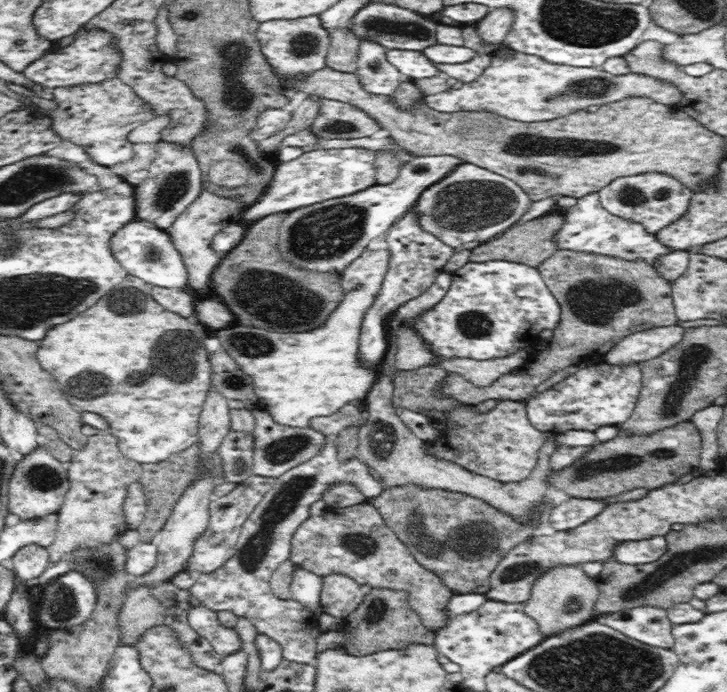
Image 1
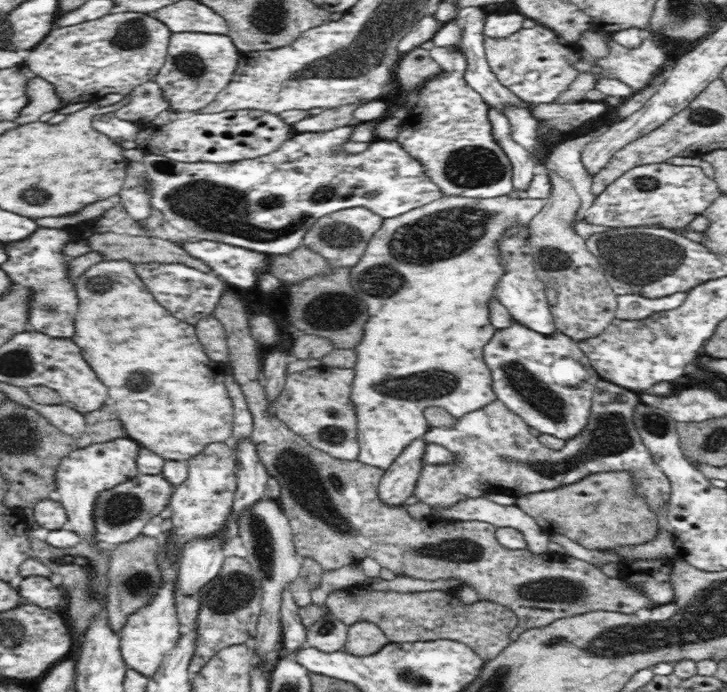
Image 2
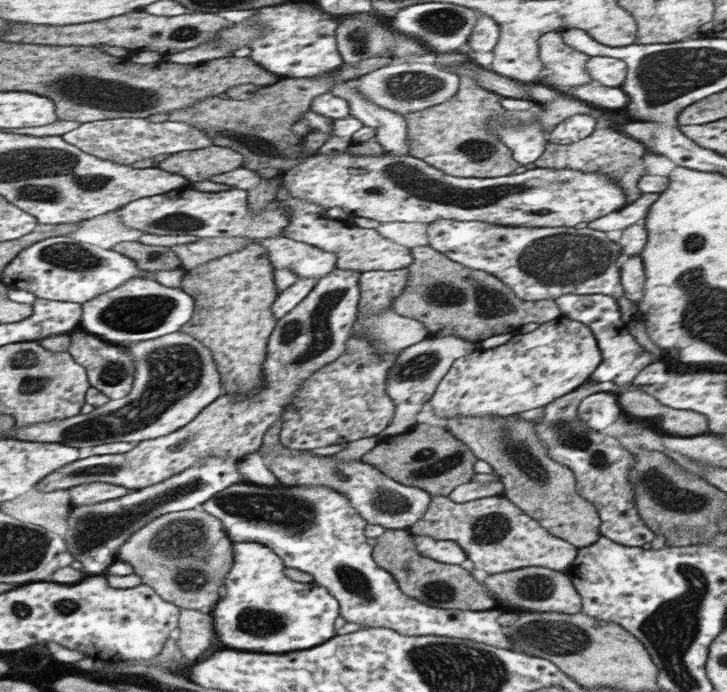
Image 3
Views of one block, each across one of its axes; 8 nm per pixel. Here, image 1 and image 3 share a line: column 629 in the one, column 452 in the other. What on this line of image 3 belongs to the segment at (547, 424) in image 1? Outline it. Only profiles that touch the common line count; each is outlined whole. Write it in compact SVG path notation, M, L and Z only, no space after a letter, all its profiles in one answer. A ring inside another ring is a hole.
M568 317L540 324L529 333L519 333L505 344L492 349L478 348L453 363L452 370L444 376L436 394L429 400L432 411L440 418L458 416L513 416L535 408L545 407L549 402L578 389L590 379L600 366L604 354L593 330L582 322Z

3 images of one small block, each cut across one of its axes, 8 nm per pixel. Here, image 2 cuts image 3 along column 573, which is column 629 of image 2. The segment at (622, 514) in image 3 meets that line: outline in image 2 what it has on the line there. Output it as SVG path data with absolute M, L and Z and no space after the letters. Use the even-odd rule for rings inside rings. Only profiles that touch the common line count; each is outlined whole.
M598 384L585 427L560 450L556 450L544 446L530 433L528 424L503 402L493 400L482 408L464 414L449 430L440 427L428 432L424 440L452 452L452 460L439 465L425 465L413 494L431 508L447 507L462 499L493 493L517 499L574 484L594 473L631 472L631 468L639 466L640 472L632 473L632 480L636 480L638 489L648 497L648 507L664 521L671 495L670 481L652 460L636 428L632 414L639 401L639 394L632 396L632 392L620 392L620 388L612 388L612 384Z

